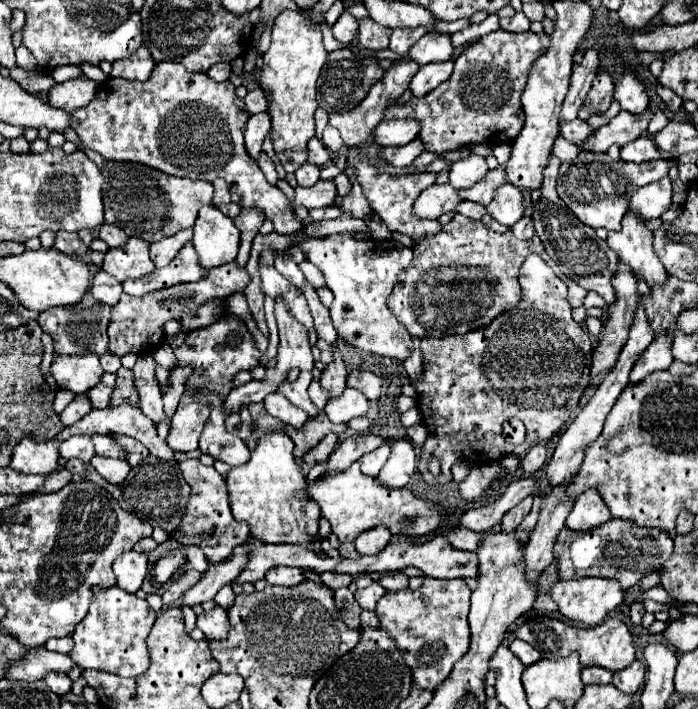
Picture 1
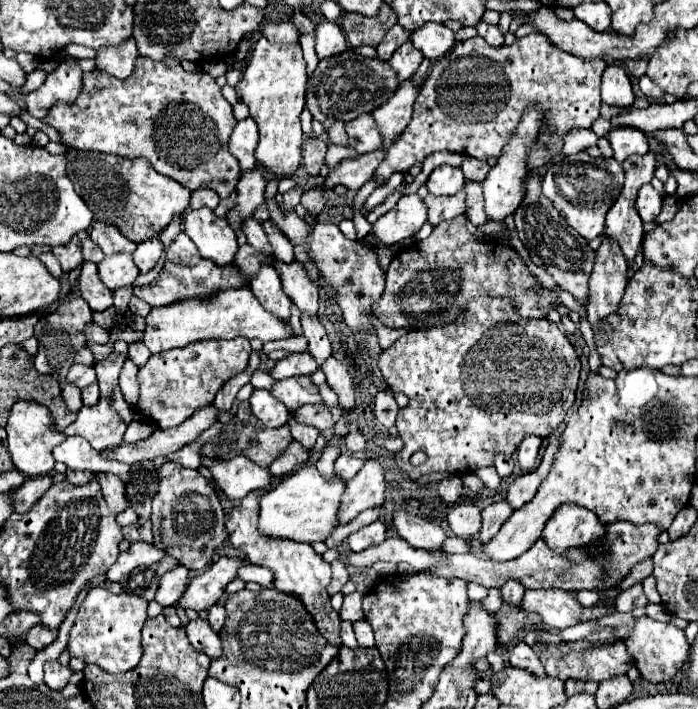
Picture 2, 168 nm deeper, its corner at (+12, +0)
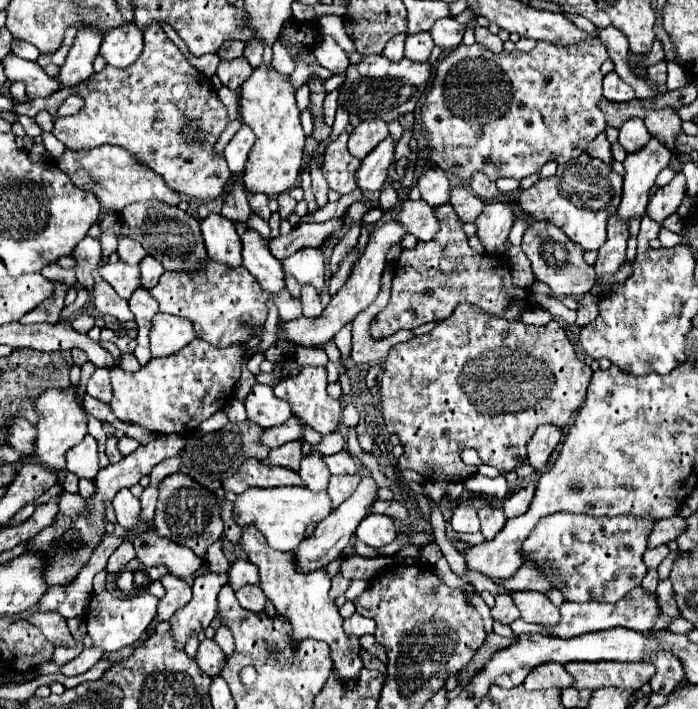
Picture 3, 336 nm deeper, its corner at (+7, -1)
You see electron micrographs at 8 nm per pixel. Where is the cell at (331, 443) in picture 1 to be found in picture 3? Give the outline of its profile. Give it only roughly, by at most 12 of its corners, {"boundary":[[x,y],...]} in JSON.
{"boundary":[[301,441],[271,449],[263,463],[297,471]]}

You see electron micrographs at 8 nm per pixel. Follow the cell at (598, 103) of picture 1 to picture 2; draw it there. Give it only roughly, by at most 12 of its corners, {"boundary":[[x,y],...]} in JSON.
{"boundary":[[542,34],[456,42],[378,186],[436,150],[488,160],[540,110],[528,170],[590,128],[606,62]]}

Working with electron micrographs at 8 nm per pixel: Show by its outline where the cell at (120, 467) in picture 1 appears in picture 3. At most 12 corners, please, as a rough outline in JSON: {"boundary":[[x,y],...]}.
{"boundary":[[129,489],[113,499],[117,523],[131,529],[139,523],[141,503]]}

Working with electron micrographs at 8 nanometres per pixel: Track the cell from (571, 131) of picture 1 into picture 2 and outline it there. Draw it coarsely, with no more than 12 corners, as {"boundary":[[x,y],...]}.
{"boundary":[[588,128],[572,130],[564,138],[564,154],[578,154],[598,142]]}

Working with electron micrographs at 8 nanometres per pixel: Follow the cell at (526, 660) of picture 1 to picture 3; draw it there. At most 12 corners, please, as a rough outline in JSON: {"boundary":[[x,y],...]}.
{"boundary":[[543,663],[529,671],[527,689],[571,687],[573,677],[561,663]]}

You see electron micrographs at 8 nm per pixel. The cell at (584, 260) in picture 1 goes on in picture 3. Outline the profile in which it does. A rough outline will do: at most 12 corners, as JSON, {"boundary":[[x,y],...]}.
{"boundary":[[533,221],[521,249],[555,297],[583,297],[595,283],[583,247]]}

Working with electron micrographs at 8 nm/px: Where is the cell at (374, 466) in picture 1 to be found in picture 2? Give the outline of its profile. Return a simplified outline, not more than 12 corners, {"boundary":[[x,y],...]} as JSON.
{"boundary":[[344,452],[334,470],[344,480],[352,480],[364,460]]}

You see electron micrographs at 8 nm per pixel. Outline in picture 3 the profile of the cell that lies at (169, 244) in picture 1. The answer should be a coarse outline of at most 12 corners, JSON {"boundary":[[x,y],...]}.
{"boundary":[[153,255],[139,263],[141,285],[155,287],[165,271]]}

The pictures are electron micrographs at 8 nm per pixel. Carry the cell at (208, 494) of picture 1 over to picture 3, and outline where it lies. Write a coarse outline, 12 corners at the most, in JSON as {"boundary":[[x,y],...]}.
{"boundary":[[173,473],[159,483],[159,537],[205,559],[223,535],[215,493]]}

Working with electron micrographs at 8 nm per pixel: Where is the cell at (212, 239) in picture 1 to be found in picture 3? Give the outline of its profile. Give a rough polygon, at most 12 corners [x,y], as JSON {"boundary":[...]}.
{"boundary":[[209,213],[201,235],[209,259],[241,265],[241,239],[229,219]]}

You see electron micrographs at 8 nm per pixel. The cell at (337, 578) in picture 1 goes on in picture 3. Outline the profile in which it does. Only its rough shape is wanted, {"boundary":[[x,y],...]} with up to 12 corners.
{"boundary":[[341,573],[333,577],[329,595],[333,599],[341,597],[351,585]]}

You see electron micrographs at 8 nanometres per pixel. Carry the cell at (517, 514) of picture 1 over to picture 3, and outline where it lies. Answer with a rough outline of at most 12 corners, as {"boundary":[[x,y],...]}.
{"boundary":[[479,509],[481,533],[493,539],[507,521],[503,509]]}

